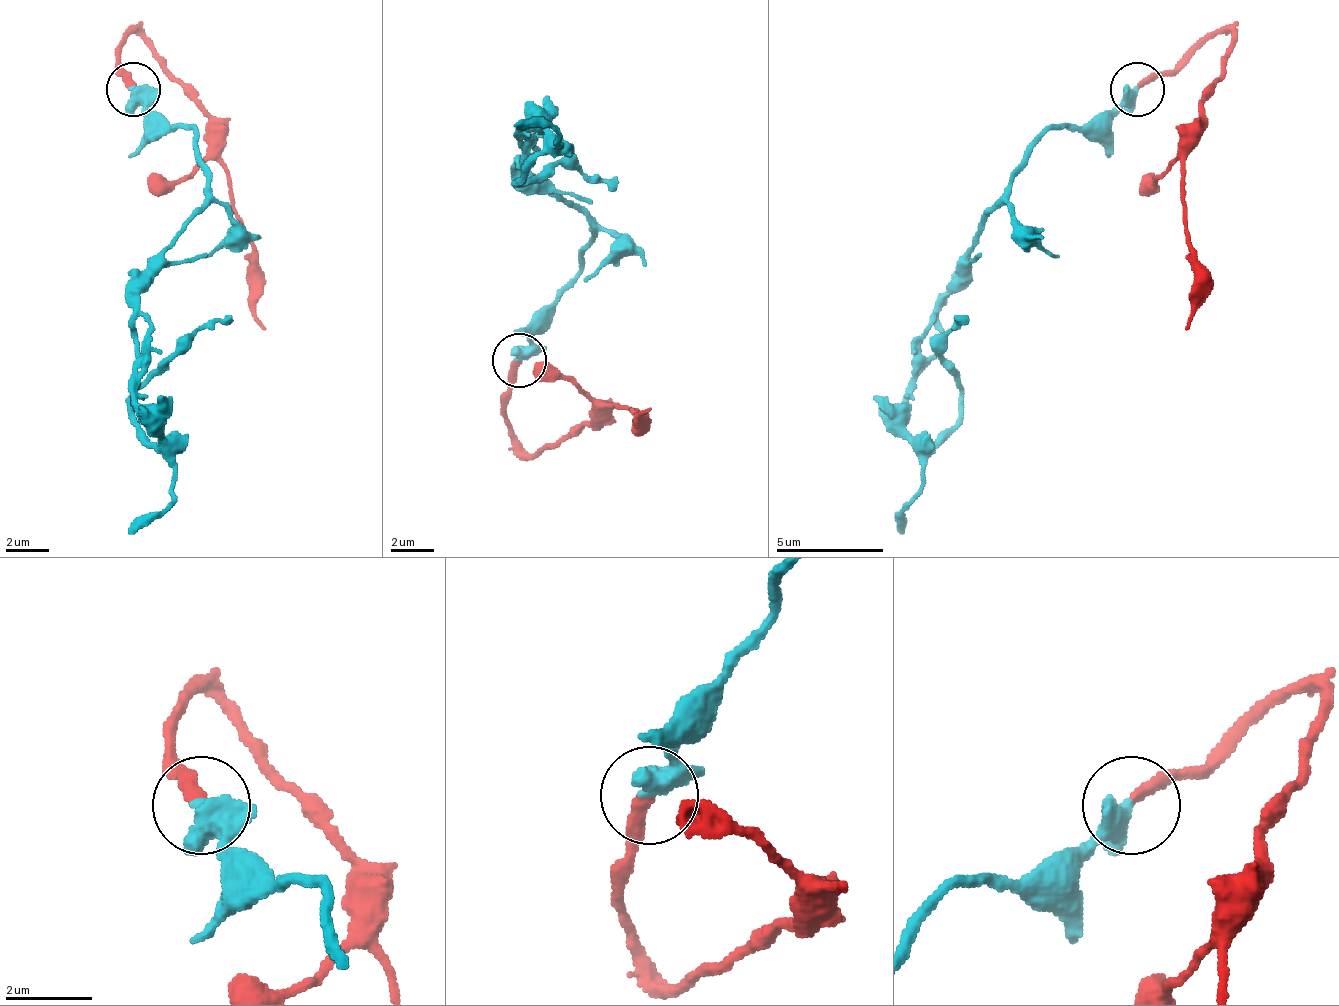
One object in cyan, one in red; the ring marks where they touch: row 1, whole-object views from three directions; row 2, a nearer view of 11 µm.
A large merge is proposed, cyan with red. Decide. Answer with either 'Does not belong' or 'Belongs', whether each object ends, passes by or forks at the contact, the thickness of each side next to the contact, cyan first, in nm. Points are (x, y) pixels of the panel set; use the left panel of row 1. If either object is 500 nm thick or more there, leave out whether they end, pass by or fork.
Belongs. Thickness 600 nm (cyan) against 280 nm

